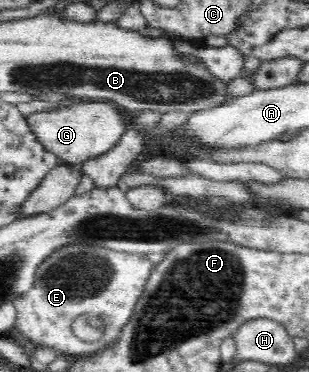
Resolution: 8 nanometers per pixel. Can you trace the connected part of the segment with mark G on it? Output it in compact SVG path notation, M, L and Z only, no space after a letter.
M79 102L60 111L36 112L26 115L35 137L41 145L66 164L81 166L111 151L126 131L126 121L120 115L120 107L108 102Z

